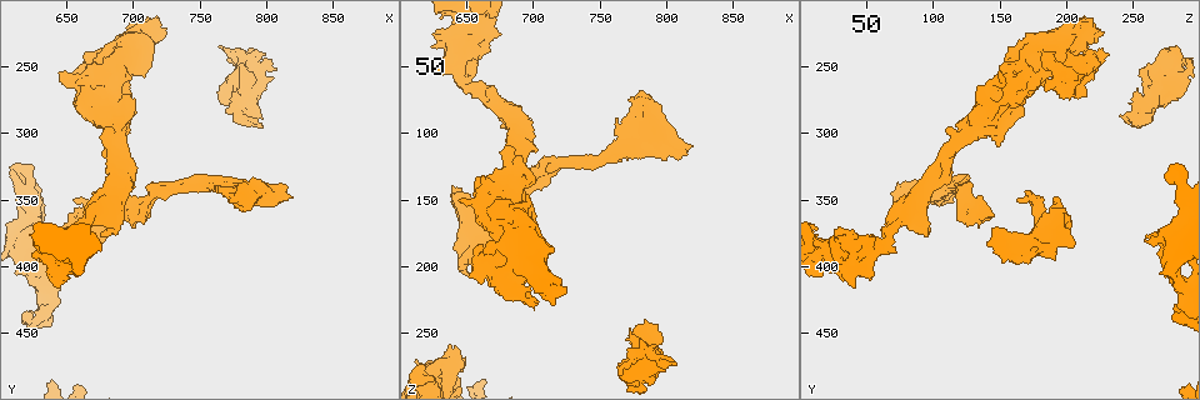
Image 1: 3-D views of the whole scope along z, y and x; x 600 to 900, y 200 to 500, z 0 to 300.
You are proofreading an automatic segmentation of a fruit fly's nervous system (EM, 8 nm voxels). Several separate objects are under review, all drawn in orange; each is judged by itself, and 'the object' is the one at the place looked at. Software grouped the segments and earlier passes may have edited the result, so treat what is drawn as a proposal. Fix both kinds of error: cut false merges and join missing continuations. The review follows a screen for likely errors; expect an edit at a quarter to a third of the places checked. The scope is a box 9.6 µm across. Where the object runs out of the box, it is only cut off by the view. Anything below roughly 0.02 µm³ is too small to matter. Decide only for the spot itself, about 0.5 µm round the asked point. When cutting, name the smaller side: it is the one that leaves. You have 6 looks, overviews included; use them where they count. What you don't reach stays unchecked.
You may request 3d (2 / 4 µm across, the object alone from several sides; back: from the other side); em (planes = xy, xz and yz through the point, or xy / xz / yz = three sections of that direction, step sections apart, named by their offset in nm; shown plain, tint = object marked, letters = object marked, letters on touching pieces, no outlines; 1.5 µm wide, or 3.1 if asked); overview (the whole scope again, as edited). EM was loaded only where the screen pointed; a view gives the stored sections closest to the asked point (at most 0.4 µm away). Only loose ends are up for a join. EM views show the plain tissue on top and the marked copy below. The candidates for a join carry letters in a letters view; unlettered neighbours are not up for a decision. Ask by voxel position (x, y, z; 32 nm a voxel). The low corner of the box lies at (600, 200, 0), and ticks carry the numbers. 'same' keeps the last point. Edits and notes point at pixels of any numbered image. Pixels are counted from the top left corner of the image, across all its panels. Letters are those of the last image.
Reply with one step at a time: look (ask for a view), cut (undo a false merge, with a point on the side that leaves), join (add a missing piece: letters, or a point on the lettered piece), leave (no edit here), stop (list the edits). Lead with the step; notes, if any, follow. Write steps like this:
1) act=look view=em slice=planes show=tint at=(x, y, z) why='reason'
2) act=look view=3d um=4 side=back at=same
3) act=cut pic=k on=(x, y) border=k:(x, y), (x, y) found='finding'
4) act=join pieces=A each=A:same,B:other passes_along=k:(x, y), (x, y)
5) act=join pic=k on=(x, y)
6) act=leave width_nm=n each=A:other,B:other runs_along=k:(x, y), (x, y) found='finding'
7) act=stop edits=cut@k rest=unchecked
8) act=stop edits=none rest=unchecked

act=look view=3d um=4 at=(684, 304, 122) why='sudden change in width'

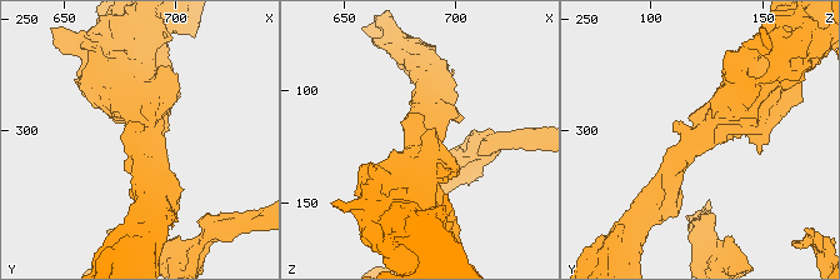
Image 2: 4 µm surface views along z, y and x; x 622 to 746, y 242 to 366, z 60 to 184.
act=look view=em slice=planes show=letters at=(684, 303, 122) why='need the tissue'

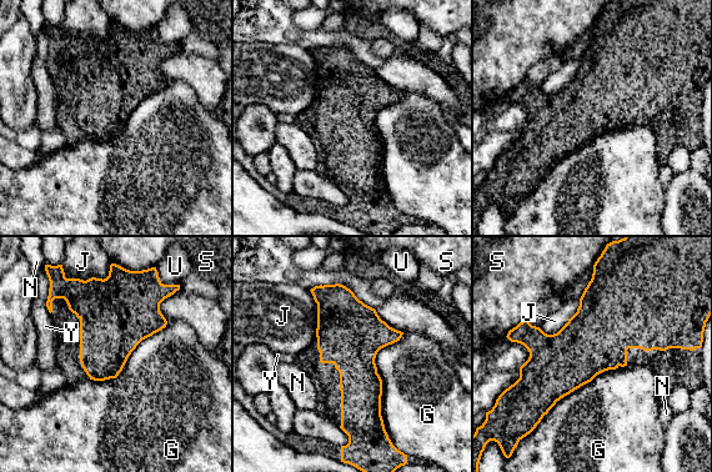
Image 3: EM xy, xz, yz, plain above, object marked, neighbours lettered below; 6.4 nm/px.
act=leave width_nm=400 each=G:other,J:other,N:other,S:other,U:other,Y:other border=3:(592, 272), (577, 311), (545, 334) found='all the same neuron'

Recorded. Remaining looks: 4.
act=look view=em um=3.1 slice=planes show=letters at=(676, 376, 96) why='thick end'

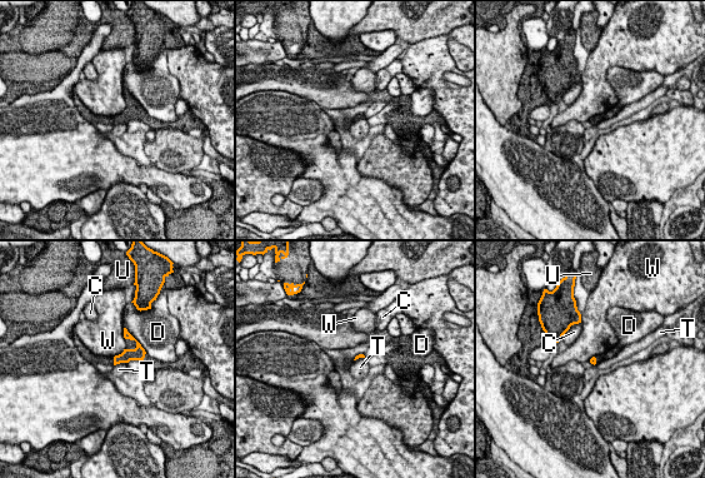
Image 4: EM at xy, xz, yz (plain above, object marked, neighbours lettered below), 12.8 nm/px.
act=leave each=C:other,D:other,T:other,U:other,W:other border=4:(125, 362), (114, 366) found='no lettered piece goes on from it'

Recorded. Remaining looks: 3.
act=look view=3d um=2 at=(732, 342, 120) why='narrows sharply'

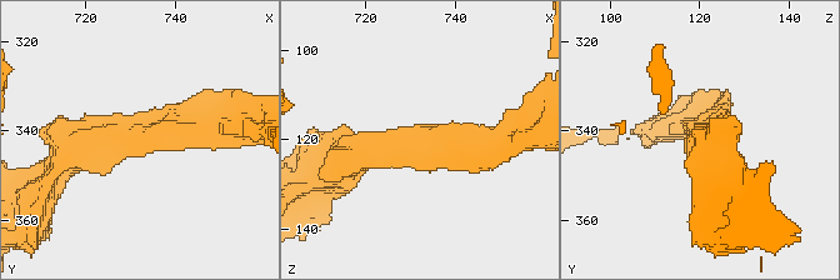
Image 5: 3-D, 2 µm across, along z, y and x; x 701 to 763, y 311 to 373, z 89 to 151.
act=look view=em slice=planes show=tint at=(731, 342, 119) arm_widths_nm=240,280

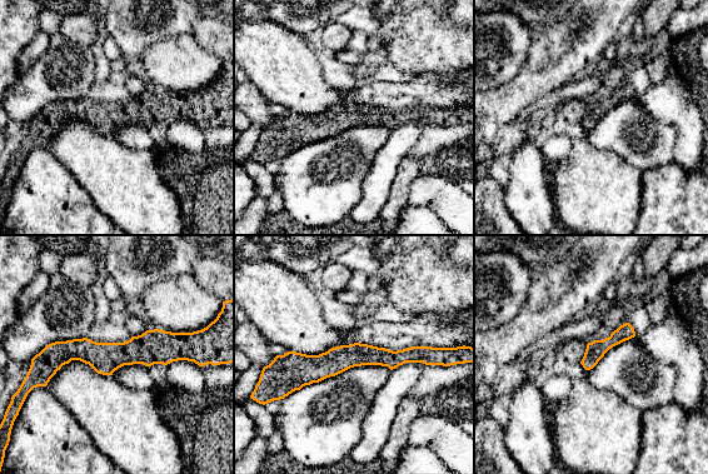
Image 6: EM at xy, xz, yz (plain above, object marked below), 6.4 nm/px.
act=look view=em slice=planes show=letters at=same why='see the neighbours'

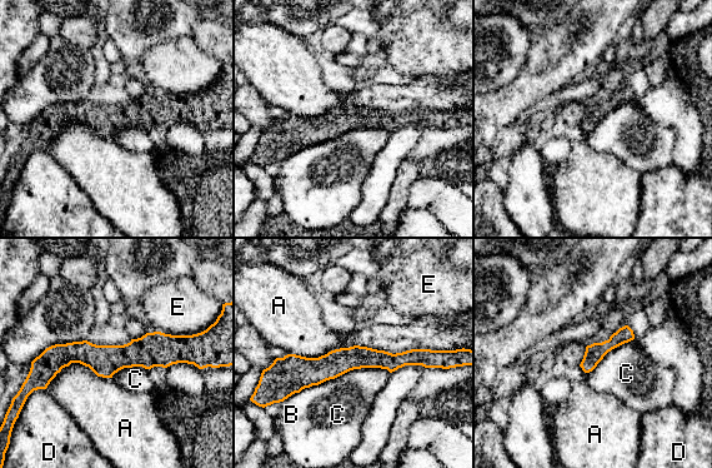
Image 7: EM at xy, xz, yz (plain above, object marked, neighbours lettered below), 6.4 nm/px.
act=leave each=A:other,B:other,C:other,D:other,E:other runs_along=7:(189, 352), (59, 356), (39, 364) found='one neuron here'

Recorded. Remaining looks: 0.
act=stop edits=none rest=unchecked

